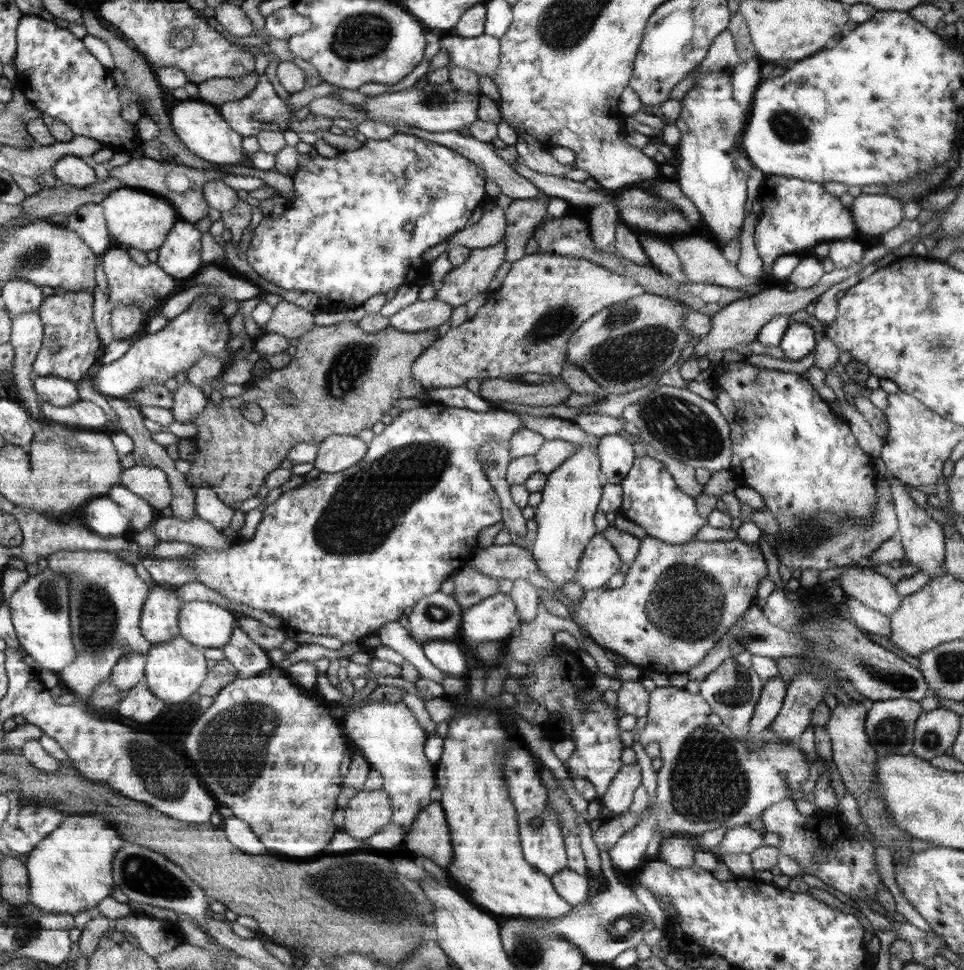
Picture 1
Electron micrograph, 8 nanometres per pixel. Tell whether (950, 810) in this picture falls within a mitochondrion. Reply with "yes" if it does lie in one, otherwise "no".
no

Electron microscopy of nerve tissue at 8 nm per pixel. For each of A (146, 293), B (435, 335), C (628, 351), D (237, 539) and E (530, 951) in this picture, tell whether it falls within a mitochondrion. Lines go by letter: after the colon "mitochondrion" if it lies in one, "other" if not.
A: mitochondrion
B: other
C: mitochondrion
D: other
E: mitochondrion

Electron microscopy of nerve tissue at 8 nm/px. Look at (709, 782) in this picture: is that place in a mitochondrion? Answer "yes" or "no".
yes

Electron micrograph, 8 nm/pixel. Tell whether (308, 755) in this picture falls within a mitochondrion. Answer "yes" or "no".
no

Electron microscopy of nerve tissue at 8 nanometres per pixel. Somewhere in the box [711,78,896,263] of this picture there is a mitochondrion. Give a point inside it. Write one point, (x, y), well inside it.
(788, 126)

